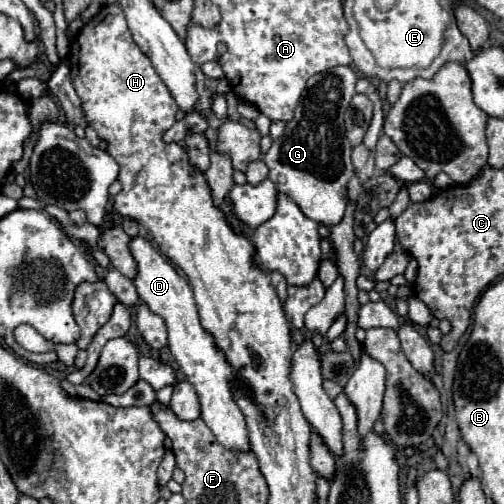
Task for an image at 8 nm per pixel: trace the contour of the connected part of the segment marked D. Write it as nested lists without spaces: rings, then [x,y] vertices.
[[[143,236],[131,238],[129,250],[137,262],[137,274],[133,278],[133,284],[137,288],[139,300],[147,304],[151,312],[159,314],[165,320],[169,332],[169,350],[177,360],[181,372],[187,376],[187,382],[195,388],[199,396],[201,418],[217,436],[219,444],[231,450],[249,450],[245,418],[231,394],[231,382],[235,382],[237,374],[225,362],[223,352],[215,348],[213,336],[201,328],[191,286],[185,282],[185,278],[179,276],[175,266],[161,252],[157,252],[157,248]]]

